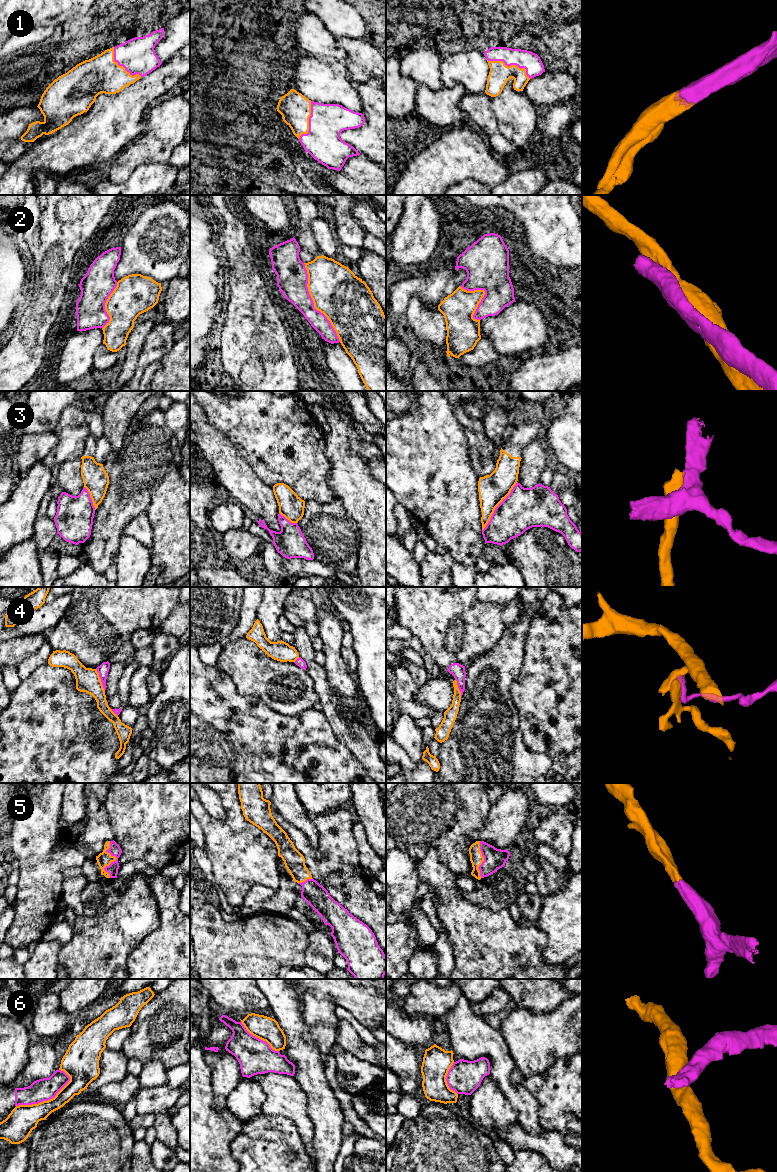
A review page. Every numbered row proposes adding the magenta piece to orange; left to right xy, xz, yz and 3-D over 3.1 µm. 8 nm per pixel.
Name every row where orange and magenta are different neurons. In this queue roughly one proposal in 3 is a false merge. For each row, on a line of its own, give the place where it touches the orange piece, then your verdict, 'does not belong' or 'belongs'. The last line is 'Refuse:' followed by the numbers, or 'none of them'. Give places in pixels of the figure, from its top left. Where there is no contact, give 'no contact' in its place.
1: contact yz (511, 65); belongs
2: contact xz (313, 302); does not belong
3: contact yz (497, 505); does not belong
4: contact xy (100, 680); does not belong
5: contact xy (115, 859); belongs
6: contact xy (44, 1101); does not belong
Refuse: 2, 3, 4, 6

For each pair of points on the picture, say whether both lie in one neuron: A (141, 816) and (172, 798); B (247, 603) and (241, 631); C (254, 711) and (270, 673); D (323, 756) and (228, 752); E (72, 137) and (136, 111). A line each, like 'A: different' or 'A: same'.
A: same
B: same
C: different
D: same
E: same

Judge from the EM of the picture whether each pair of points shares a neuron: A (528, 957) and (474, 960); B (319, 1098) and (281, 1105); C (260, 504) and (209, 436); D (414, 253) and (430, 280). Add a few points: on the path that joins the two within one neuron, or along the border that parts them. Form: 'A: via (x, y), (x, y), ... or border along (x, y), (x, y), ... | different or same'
A: via (515, 958), (487, 960) | same
B: border along (295, 1080), (307, 1097), (307, 1113), (313, 1123) | different
C: via (247, 487), (232, 471), (221, 453) | same
D: border along (428, 267), (421, 270) | different

